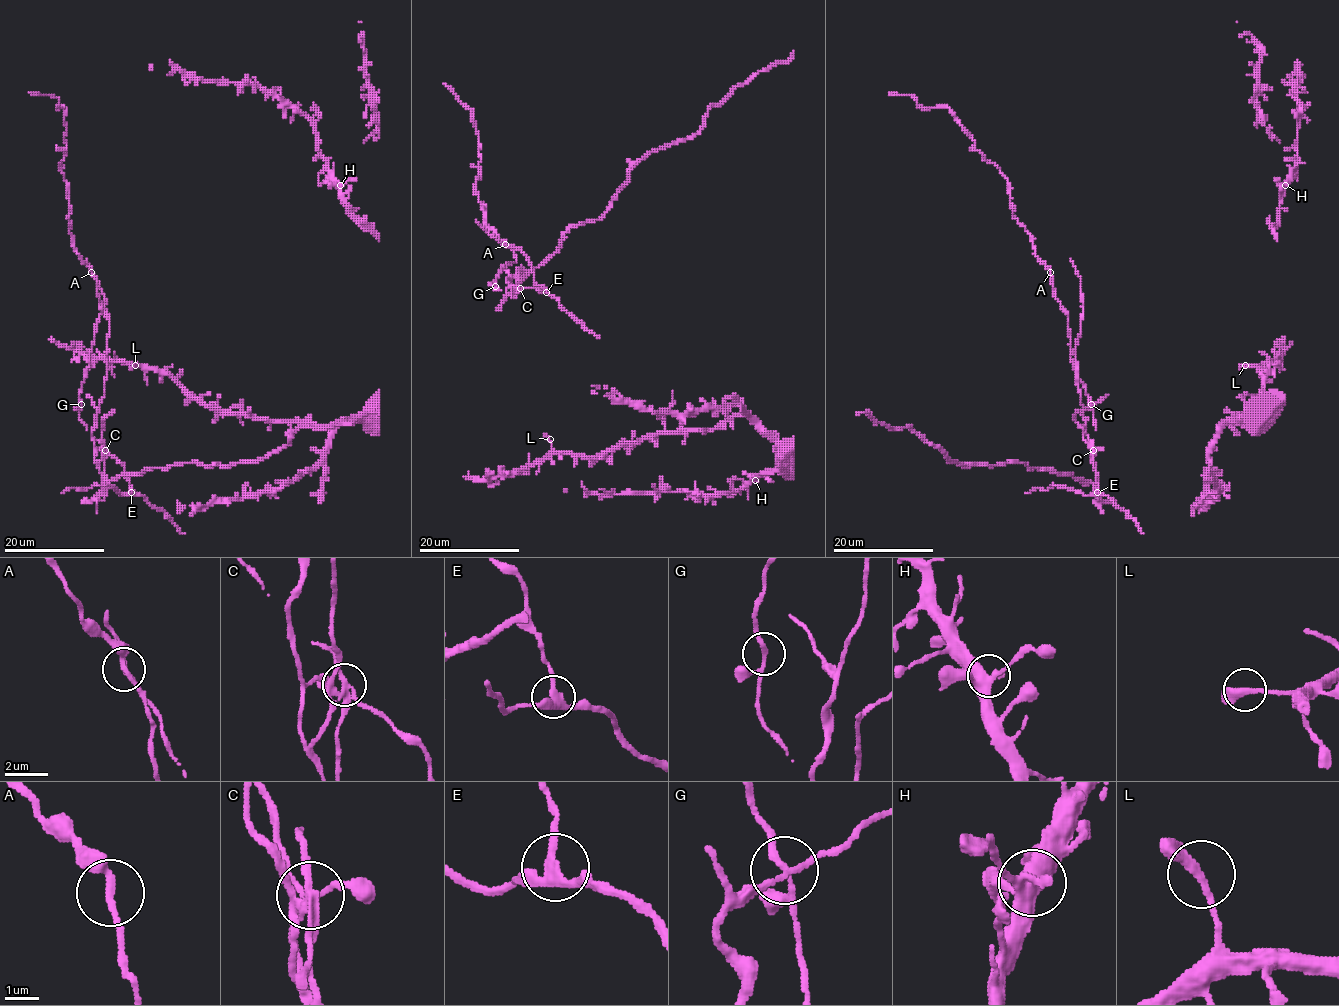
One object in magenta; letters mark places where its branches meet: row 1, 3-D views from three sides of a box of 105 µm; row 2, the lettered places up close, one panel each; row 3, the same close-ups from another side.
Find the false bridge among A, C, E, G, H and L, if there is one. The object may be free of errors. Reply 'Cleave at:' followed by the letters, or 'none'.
Cleave at: C

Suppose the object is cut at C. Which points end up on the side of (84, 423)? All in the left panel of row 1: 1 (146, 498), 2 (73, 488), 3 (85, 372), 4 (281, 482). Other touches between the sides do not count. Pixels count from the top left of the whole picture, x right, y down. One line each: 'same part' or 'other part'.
1: same part
2: same part
3: same part
4: same part

